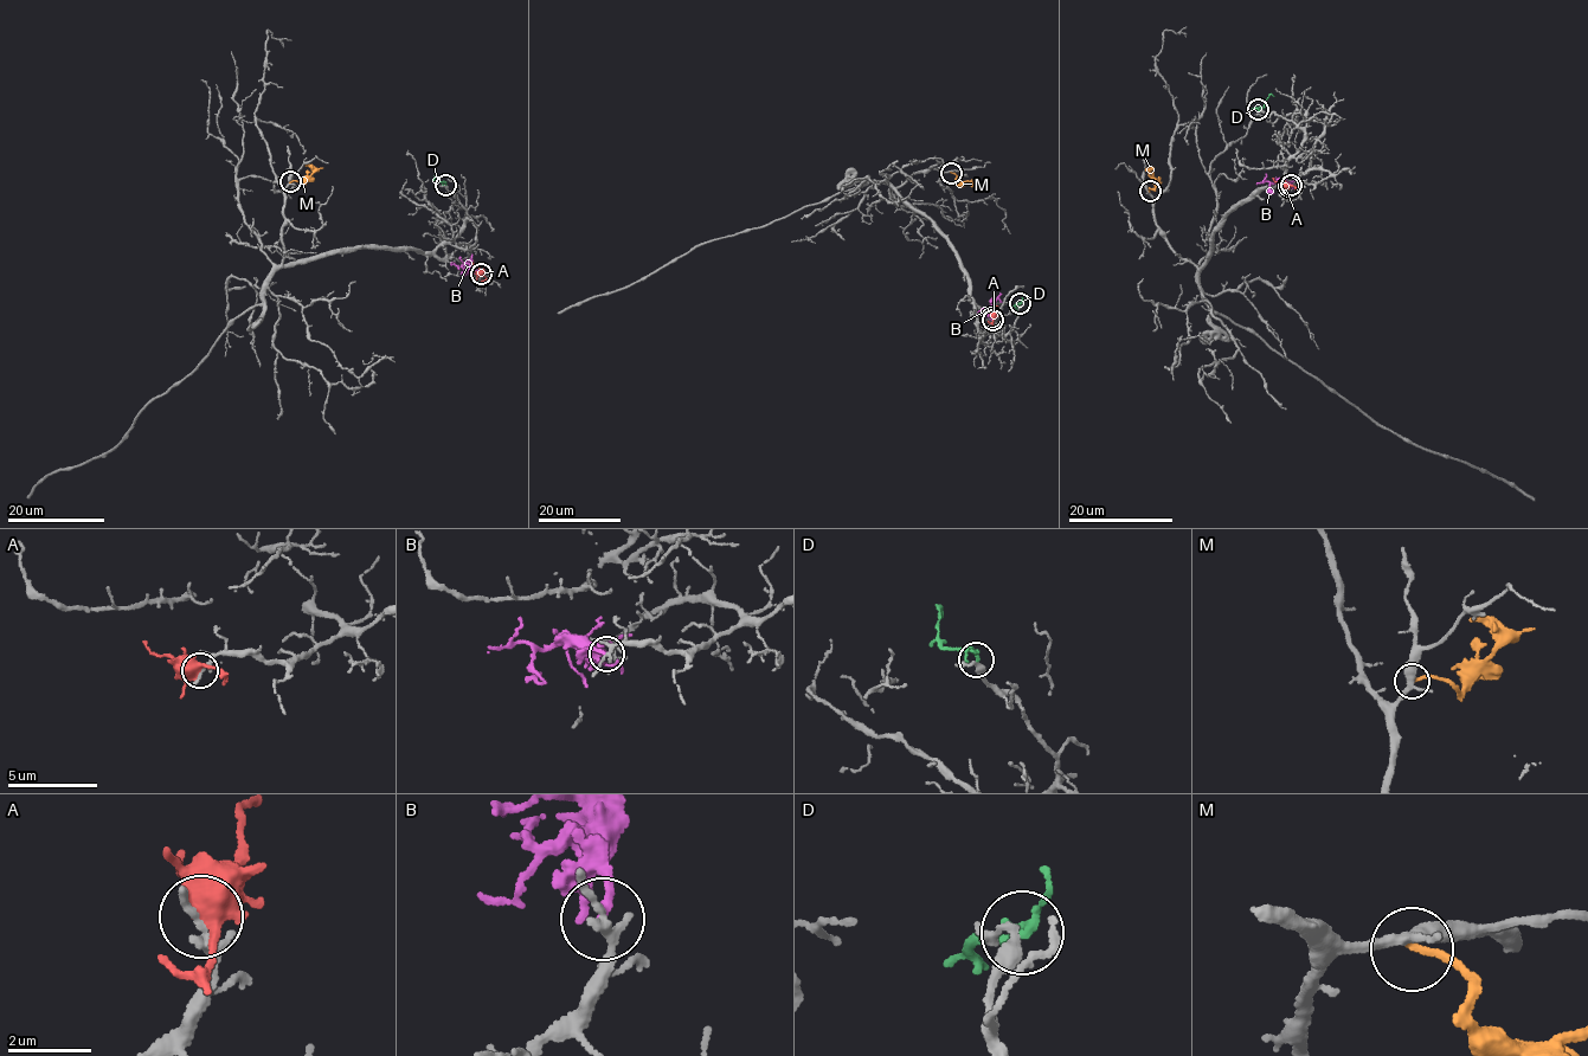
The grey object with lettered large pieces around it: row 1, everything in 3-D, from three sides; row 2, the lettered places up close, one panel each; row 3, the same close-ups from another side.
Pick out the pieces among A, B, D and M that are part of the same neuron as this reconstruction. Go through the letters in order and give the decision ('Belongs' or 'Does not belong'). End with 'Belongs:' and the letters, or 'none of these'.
A: Does not belong
B: Does not belong
D: Belongs
M: Does not belong
Belongs: D

